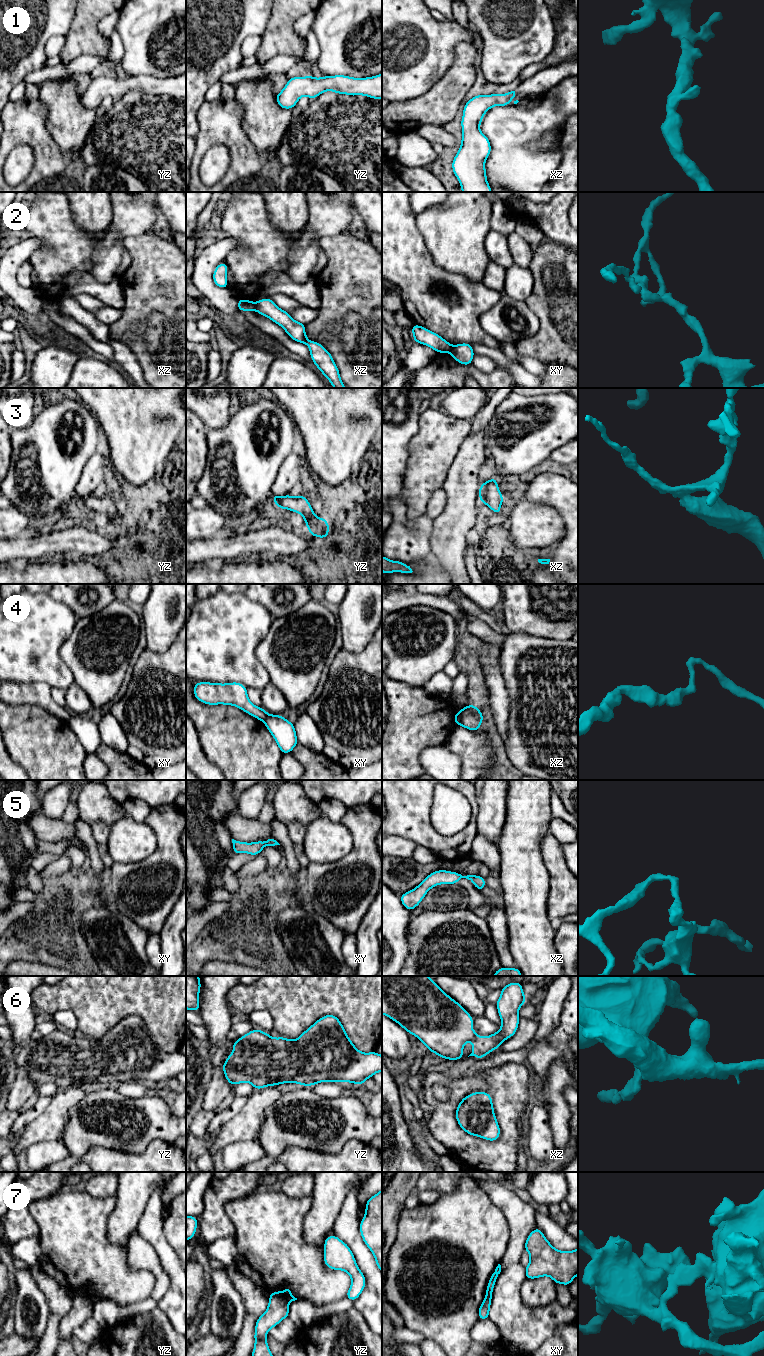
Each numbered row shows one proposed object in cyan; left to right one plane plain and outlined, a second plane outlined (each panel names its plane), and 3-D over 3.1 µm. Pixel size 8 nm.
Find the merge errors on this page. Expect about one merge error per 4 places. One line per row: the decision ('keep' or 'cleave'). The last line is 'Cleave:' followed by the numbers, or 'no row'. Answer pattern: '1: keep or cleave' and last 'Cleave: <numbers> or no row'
1: keep
2: cleave
3: keep
4: cleave
5: keep
6: keep
7: cleave
Cleave: 2, 4, 7

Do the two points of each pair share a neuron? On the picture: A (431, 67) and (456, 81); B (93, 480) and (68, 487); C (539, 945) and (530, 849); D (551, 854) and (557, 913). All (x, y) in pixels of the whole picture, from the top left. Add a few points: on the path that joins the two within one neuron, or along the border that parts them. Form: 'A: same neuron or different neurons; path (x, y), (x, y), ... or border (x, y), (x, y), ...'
A: different neurons; border (454, 53), (452, 65), (426, 90)
B: different neurons; border (86, 462), (76, 486), (77, 493)
C: same neuron; path (530, 921), (530, 873)
D: same neuron; path (557, 869), (557, 898)

